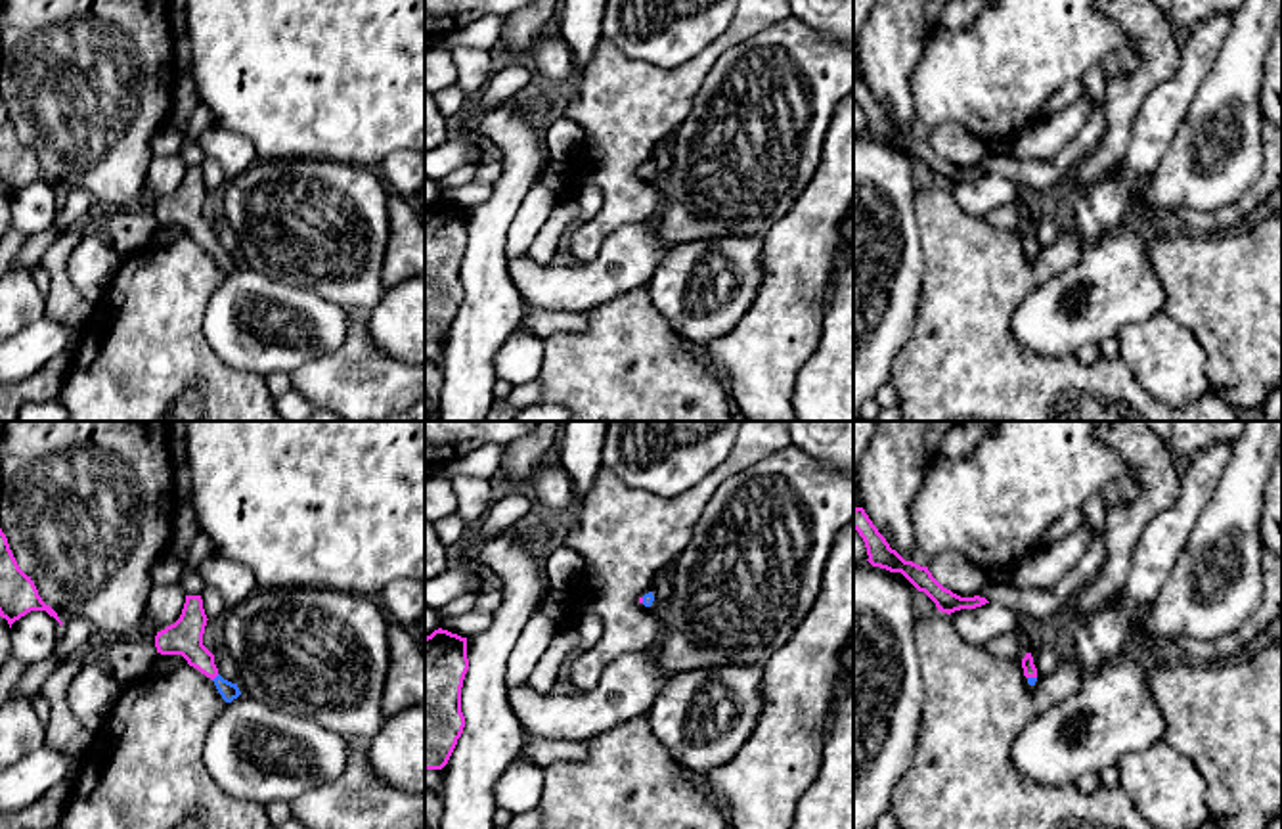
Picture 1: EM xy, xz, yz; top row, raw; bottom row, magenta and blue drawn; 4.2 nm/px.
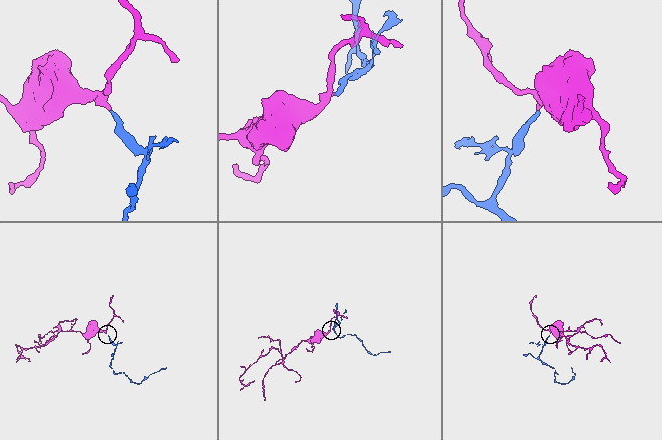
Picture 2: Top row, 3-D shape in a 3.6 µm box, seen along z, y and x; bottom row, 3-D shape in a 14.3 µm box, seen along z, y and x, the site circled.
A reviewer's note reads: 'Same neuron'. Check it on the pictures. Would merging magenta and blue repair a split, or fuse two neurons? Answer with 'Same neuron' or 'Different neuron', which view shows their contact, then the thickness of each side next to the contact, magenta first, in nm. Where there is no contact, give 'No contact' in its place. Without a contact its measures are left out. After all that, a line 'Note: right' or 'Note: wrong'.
Same neuron. Touches magenta in xy. Thickness 150 nm (magenta) against 70 nm
Note: right

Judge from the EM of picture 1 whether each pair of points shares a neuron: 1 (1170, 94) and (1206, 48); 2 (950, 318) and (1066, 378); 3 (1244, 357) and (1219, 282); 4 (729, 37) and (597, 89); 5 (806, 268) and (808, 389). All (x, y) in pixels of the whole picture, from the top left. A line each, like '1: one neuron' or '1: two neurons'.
1: one neuron
2: one neuron
3: one neuron
4: one neuron
5: two neurons

